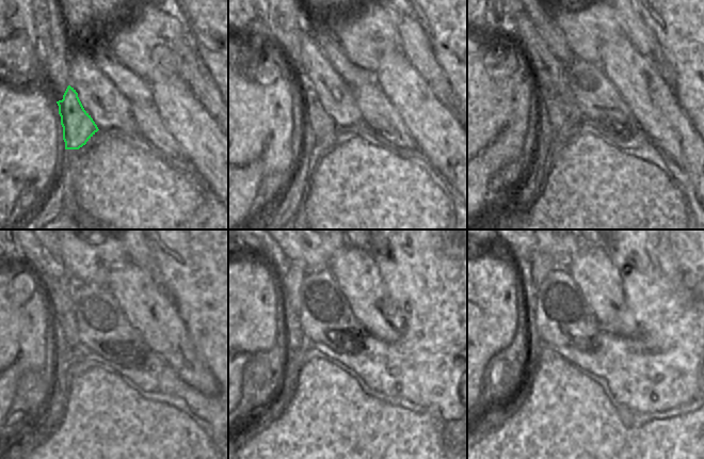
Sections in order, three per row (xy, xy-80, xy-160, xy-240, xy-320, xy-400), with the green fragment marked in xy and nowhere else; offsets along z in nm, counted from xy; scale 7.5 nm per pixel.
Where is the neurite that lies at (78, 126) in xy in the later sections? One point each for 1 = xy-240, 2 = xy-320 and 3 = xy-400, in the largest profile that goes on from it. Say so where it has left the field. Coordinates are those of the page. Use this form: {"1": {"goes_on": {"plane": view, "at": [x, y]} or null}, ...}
{"1": {"goes_on": {"plane": "xy-240", "at": [59, 291]}}, "2": {"goes_on": {"plane": "xy-320", "at": [291, 284]}}, "3": {"goes_on": {"plane": "xy-400", "at": [542, 264]}}}

